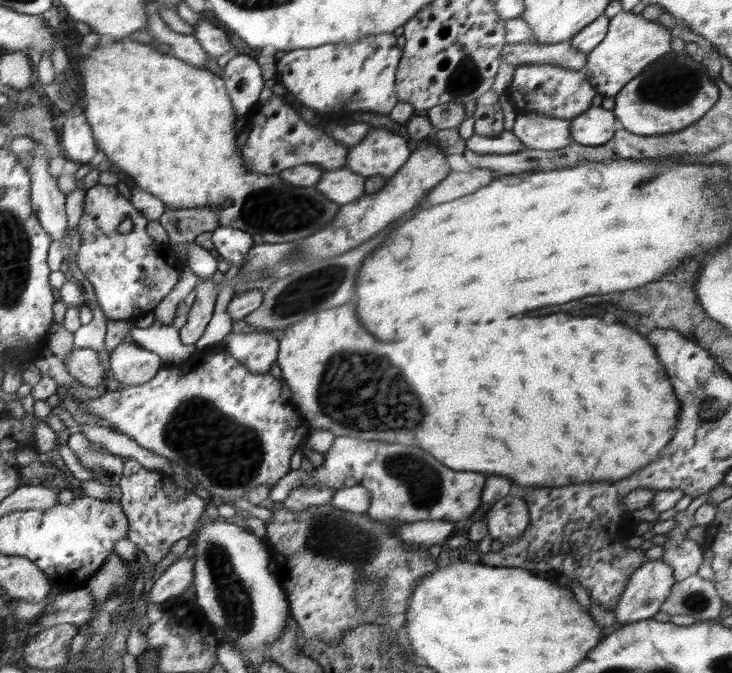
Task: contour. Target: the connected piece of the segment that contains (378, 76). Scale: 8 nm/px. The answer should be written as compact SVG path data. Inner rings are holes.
M393 33L371 34L356 42L324 44L286 52L276 60L277 77L296 99L317 114L362 111L389 115L398 101L395 74L402 54L402 40Z

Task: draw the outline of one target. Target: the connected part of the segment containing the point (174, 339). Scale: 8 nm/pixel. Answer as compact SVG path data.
M157 321L147 328L132 327L125 342L132 341L146 350L150 350L158 354L164 364L179 363L184 358L188 358L196 349L194 344L184 344L179 335L180 329L175 328L171 323Z

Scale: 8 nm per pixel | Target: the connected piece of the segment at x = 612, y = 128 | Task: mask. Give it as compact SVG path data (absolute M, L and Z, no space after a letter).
M592 106L570 120L570 138L577 144L598 146L612 139L617 127L618 120L612 111Z

